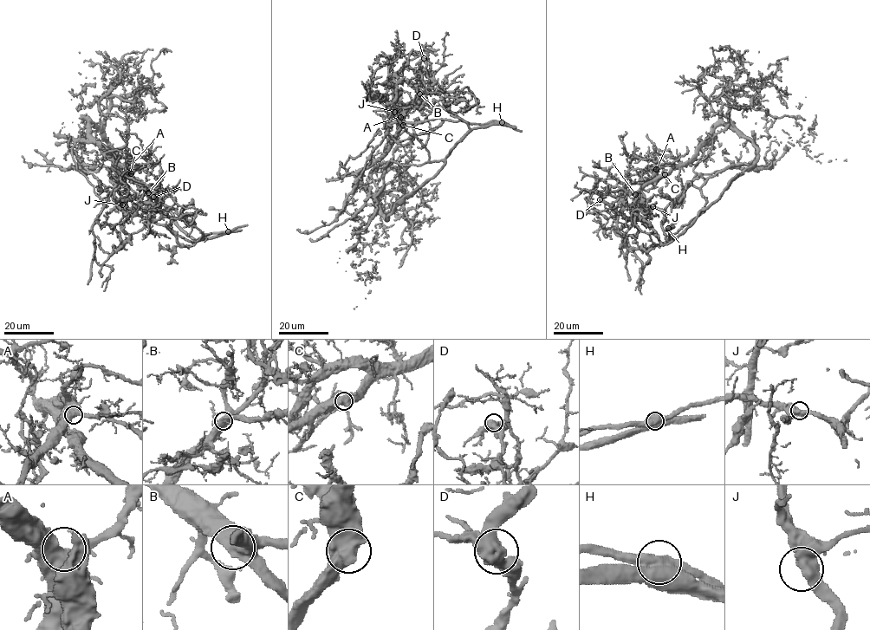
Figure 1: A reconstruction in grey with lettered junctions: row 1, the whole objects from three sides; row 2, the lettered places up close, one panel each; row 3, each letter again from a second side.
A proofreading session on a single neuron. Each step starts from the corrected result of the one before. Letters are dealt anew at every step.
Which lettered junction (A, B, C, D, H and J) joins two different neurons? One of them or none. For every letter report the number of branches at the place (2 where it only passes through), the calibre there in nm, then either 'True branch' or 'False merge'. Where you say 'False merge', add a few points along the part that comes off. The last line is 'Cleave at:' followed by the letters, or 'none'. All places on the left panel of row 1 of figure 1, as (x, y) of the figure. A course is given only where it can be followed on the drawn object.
A: Branches: 2. Thickness 600 nm. True branch
B: Branches: 2. Thickness 650 nm. True branch
C: Branches: 2. Thickness 700 nm. True branch
D: Branches: 2. Thickness 650 nm. True branch
H: Branches: 1. Thickness 1050 nm. False merge. Course of the part to remove: (228, 230), (185, 239), (164, 225), (119, 209), (108, 189), (91, 173), (73, 166), (29, 165), (22, 156)
J: Branches: 2. Thickness 550 nm. True branch
Cleave at: H

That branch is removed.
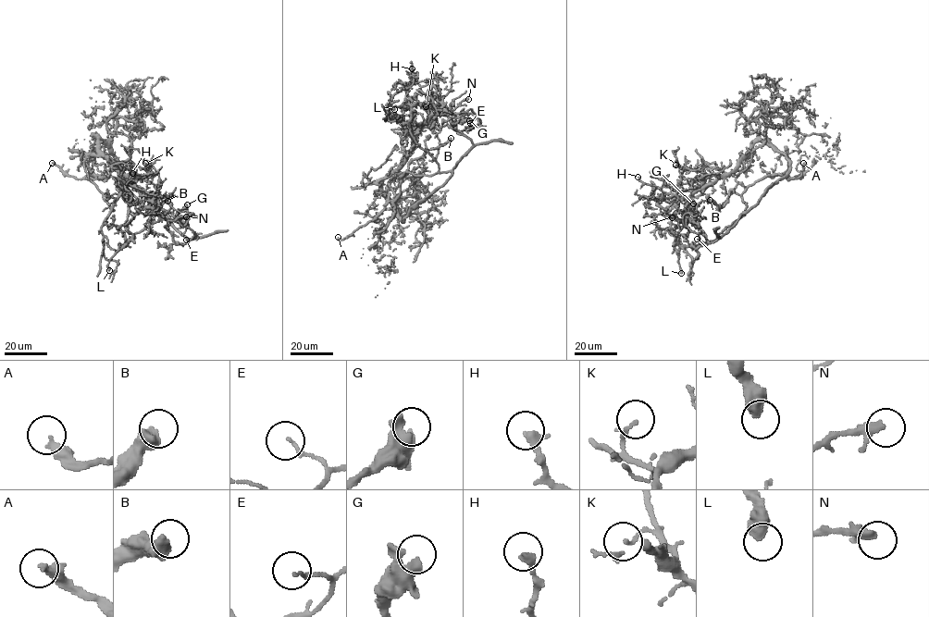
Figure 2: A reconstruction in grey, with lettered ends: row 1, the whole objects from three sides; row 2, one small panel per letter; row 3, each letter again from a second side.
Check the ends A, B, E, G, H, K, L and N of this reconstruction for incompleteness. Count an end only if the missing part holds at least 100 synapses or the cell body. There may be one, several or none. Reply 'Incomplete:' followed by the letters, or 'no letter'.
Incomplete: no letter

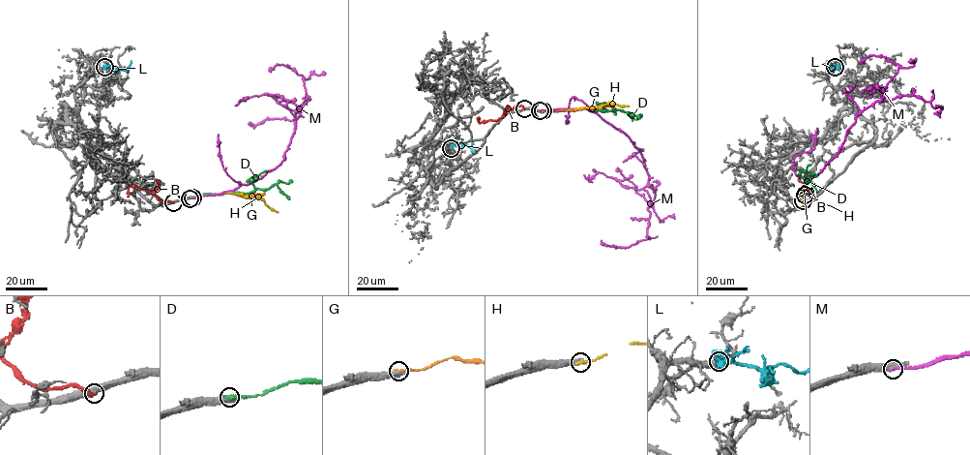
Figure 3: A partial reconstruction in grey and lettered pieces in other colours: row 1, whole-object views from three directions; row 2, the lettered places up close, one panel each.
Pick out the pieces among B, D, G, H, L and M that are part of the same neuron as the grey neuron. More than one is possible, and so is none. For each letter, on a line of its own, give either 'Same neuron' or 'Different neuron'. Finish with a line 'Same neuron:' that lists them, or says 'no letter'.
B: Different neuron
D: Different neuron
G: Different neuron
H: Different neuron
L: Different neuron
M: Different neuron
Same neuron: no letter

